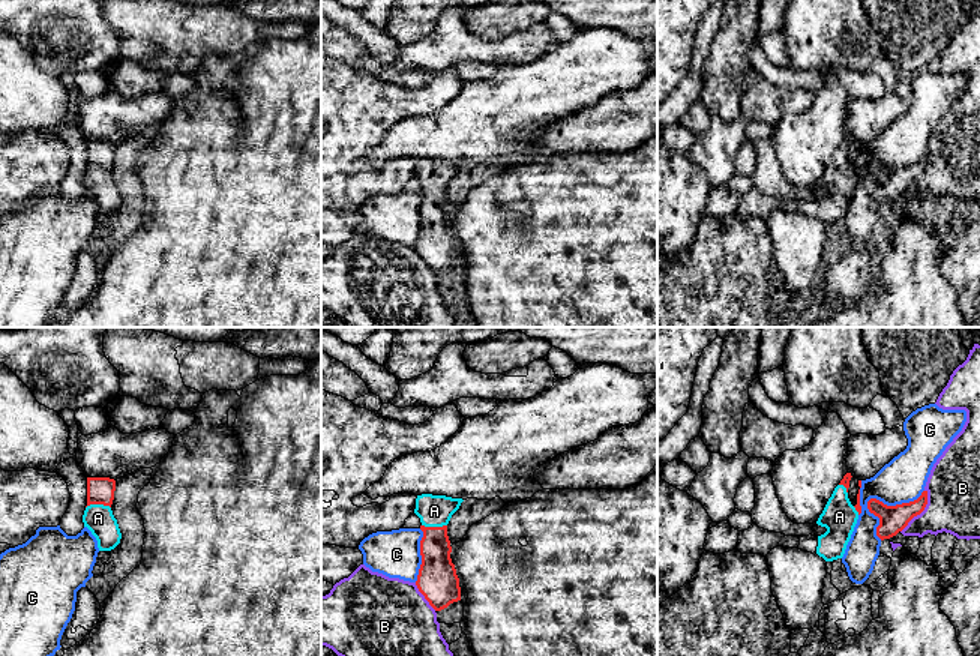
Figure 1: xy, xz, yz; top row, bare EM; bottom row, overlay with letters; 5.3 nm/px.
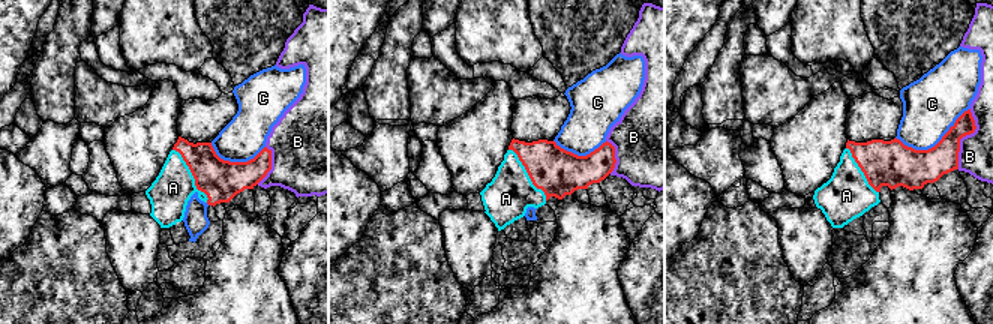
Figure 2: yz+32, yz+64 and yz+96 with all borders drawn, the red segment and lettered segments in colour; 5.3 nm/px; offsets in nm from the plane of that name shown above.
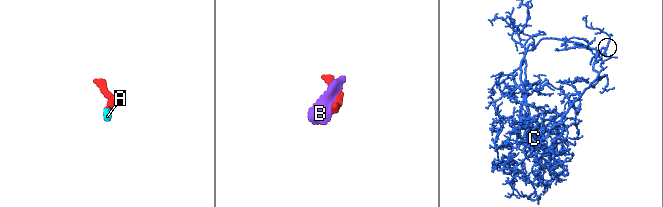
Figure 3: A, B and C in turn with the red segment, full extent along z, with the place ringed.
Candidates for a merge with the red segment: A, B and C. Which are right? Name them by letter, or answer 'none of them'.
A

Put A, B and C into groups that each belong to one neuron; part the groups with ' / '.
A / B / C

